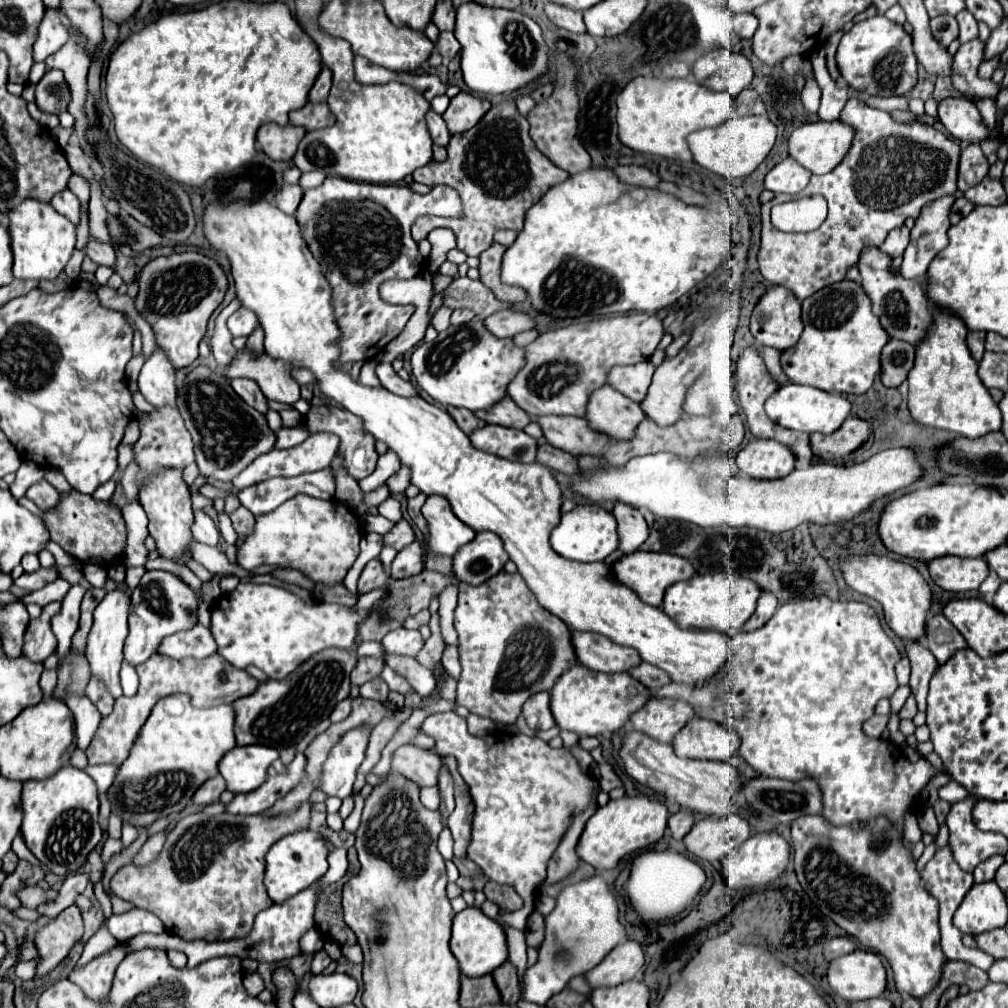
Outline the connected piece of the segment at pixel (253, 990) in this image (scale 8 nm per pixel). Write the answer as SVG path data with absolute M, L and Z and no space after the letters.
M255 972L255 974L247 974L245 978L243 978L243 986L245 986L245 990L247 990L247 994L251 994L251 996L257 996L265 986L263 986L263 980L261 980L261 976Z

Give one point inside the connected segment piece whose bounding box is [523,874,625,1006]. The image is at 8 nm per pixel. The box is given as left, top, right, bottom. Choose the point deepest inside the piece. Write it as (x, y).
(584, 927)

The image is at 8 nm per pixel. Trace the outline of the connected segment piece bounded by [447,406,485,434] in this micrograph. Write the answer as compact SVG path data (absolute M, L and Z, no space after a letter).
M447 408L447 412L453 416L453 420L457 422L457 426L465 432L465 434L471 434L473 430L477 430L477 428L481 428L485 422L483 420L479 420L479 418L475 418L475 414L471 412L471 410L463 410L463 408Z

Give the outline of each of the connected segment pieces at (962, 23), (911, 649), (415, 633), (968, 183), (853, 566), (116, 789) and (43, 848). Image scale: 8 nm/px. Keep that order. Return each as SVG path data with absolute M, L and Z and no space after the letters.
M961 12L957 16L957 22L959 22L959 28L961 28L961 32L959 32L959 42L961 44L977 38L977 34L979 34L977 32L977 20L973 18L971 12Z
M905 642L905 648L907 648L907 658L911 660L911 682L909 682L909 686L911 686L911 692L917 700L919 710L925 712L929 680L933 678L935 670L939 668L939 662L921 642Z
M397 628L383 638L383 648L387 654L403 654L403 656L417 656L419 650L423 648L425 640L421 638L419 630L407 630L407 628Z
M969 144L961 150L959 162L959 190L965 192L967 188L979 184L989 172L989 162L979 144Z
M851 556L841 558L845 582L859 594L875 598L883 604L885 622L903 640L921 640L927 626L927 612L931 608L931 588L923 576L909 564L895 562L885 556Z
M185 694L161 698L153 706L135 746L131 746L131 754L119 766L107 792L111 812L139 830L163 816L179 814L191 802L195 790L219 774L217 764L223 754L235 748L233 726L235 712L229 704L195 708Z
M67 764L47 780L23 782L21 802L21 836L35 858L39 858L53 874L67 876L77 872L87 862L89 852L99 844L103 836L103 830L99 826L97 786L93 778L85 770Z

